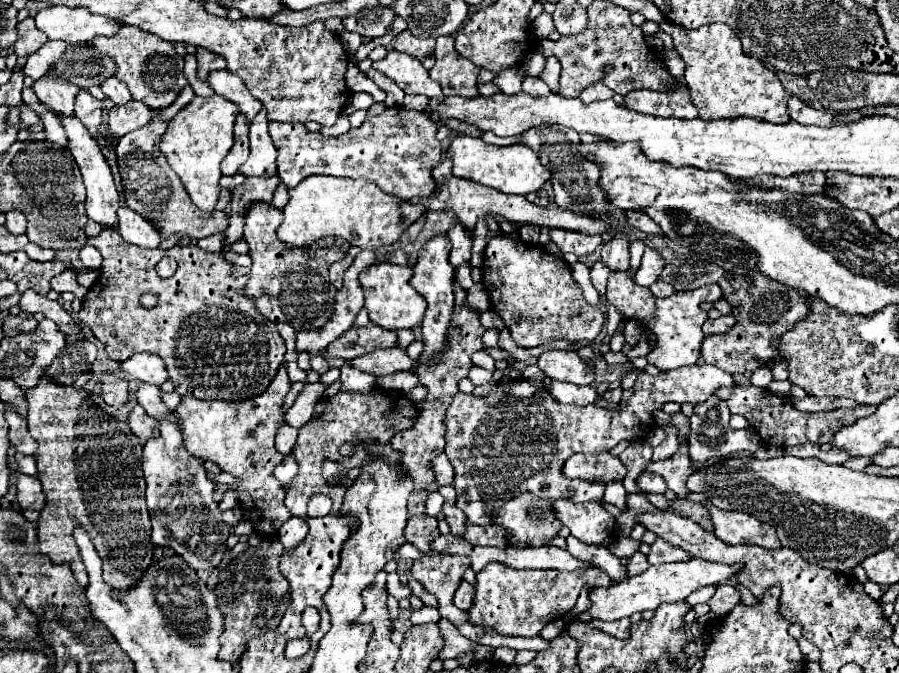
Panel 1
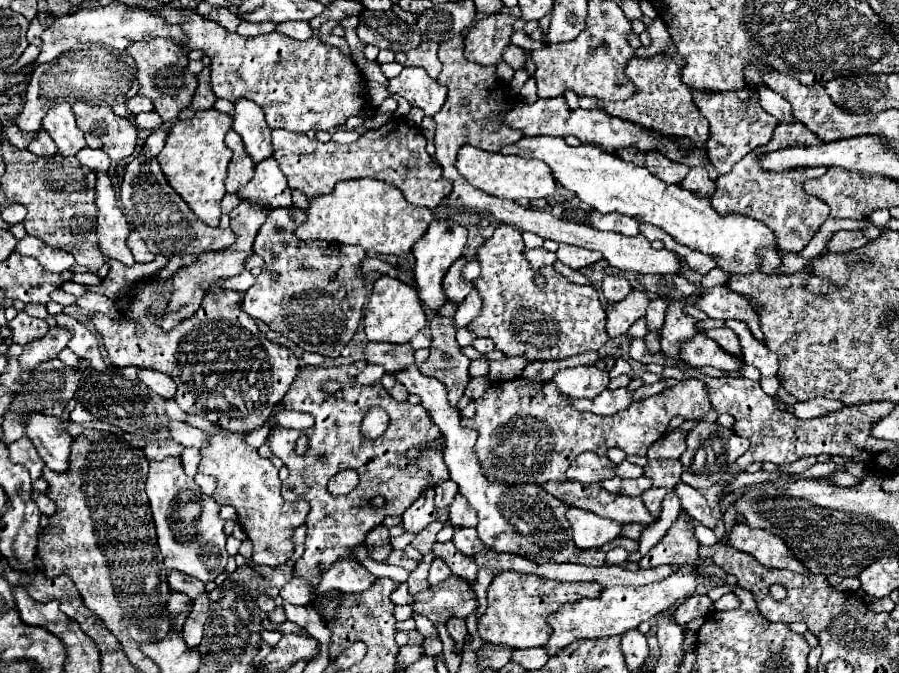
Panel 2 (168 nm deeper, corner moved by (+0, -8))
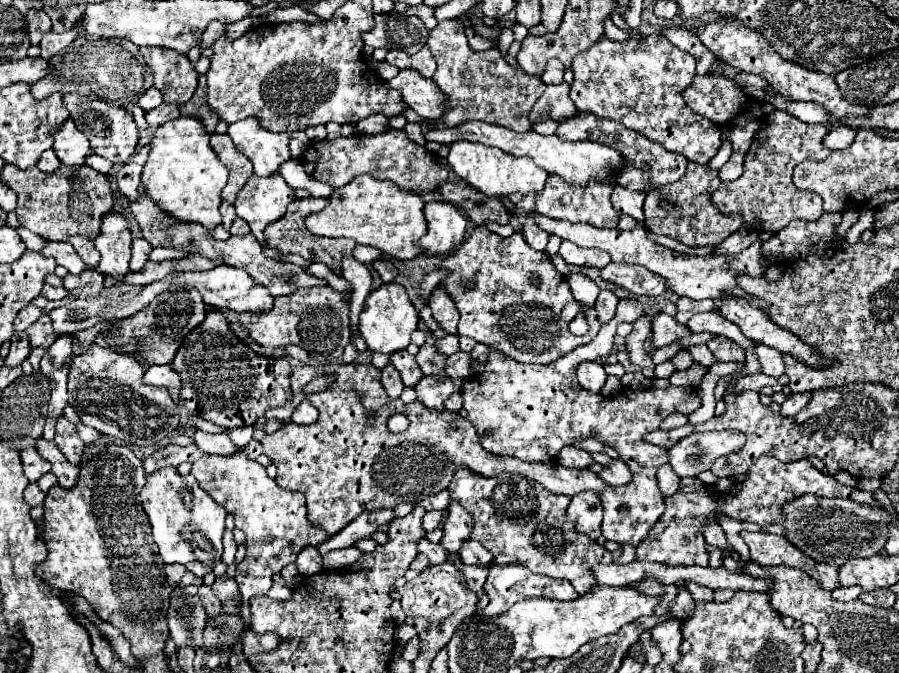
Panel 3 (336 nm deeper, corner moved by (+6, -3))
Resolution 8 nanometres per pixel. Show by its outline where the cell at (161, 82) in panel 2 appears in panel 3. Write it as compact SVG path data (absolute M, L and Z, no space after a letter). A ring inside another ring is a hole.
M140 47L140 53L154 73L154 87L162 93L164 103L190 101L198 85L198 73L186 55L162 47Z

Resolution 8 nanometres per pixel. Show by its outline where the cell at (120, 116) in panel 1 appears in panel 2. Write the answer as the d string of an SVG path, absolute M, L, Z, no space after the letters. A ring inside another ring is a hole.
M142 112L142 114L136 114L134 124L136 124L138 128L146 128L146 130L158 130L158 128L162 128L164 120L162 120L162 118L160 118L156 112Z

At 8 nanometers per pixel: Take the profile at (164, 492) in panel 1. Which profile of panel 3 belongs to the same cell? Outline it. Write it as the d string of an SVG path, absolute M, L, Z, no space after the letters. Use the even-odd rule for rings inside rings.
M174 465L162 467L148 475L140 491L142 507L152 525L152 537L160 549L164 563L182 563L196 577L212 571L216 561L222 559L222 533L226 509L198 487L192 475L180 475Z

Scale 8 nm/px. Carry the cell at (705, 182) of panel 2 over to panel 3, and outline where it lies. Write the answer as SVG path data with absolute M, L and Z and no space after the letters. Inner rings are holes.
M688 163L688 169L686 169L686 173L682 175L680 181L670 183L670 185L662 185L662 187L650 191L650 195L646 195L646 201L644 201L644 223L646 223L646 227L656 235L672 237L672 239L676 239L684 245L690 245L690 247L720 245L728 235L738 231L744 223L742 223L742 217L738 217L738 215L726 217L712 205L710 195L714 193L714 189L718 189L718 185L720 185L720 177L718 177L716 171L708 169L706 165ZM662 199L672 201L678 207L678 211L676 213L662 211L660 209Z

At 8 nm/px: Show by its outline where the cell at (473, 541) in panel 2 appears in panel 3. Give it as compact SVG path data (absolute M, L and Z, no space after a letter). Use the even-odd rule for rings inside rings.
M468 539L466 543L462 543L460 559L468 565L490 565L492 563L492 553L488 553L478 541Z

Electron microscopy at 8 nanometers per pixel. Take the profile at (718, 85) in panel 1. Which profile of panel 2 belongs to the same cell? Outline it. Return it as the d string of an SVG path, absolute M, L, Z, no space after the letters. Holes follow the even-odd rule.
M744 88L732 94L708 94L694 92L694 104L702 112L702 116L710 122L710 142L708 142L708 158L722 174L728 174L742 156L746 156L756 146L766 144L772 138L772 130L776 128L776 118L764 112L758 104L756 88Z

